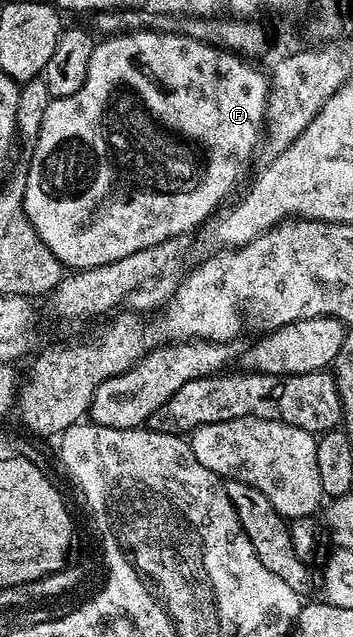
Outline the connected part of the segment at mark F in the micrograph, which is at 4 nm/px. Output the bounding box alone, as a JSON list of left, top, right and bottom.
[23,29,268,271]

